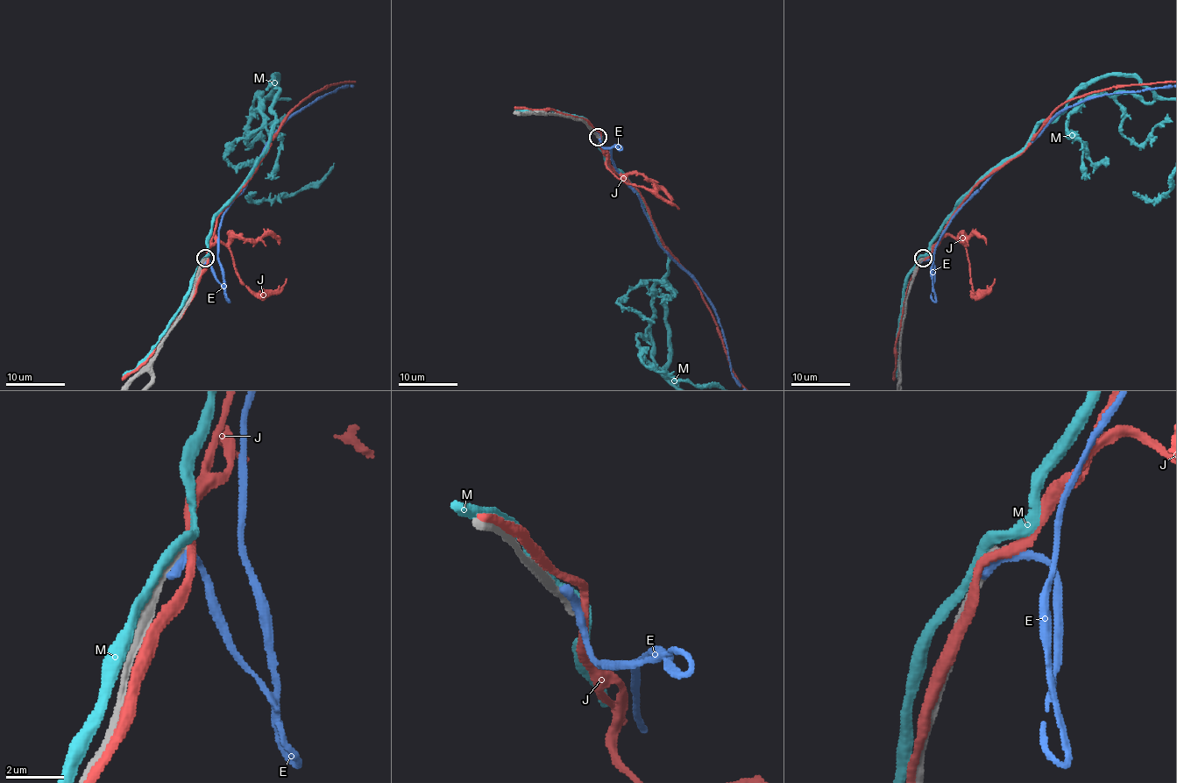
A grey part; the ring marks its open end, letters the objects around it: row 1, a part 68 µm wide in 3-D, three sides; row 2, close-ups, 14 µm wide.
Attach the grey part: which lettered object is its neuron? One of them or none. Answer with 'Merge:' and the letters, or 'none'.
Merge: none

